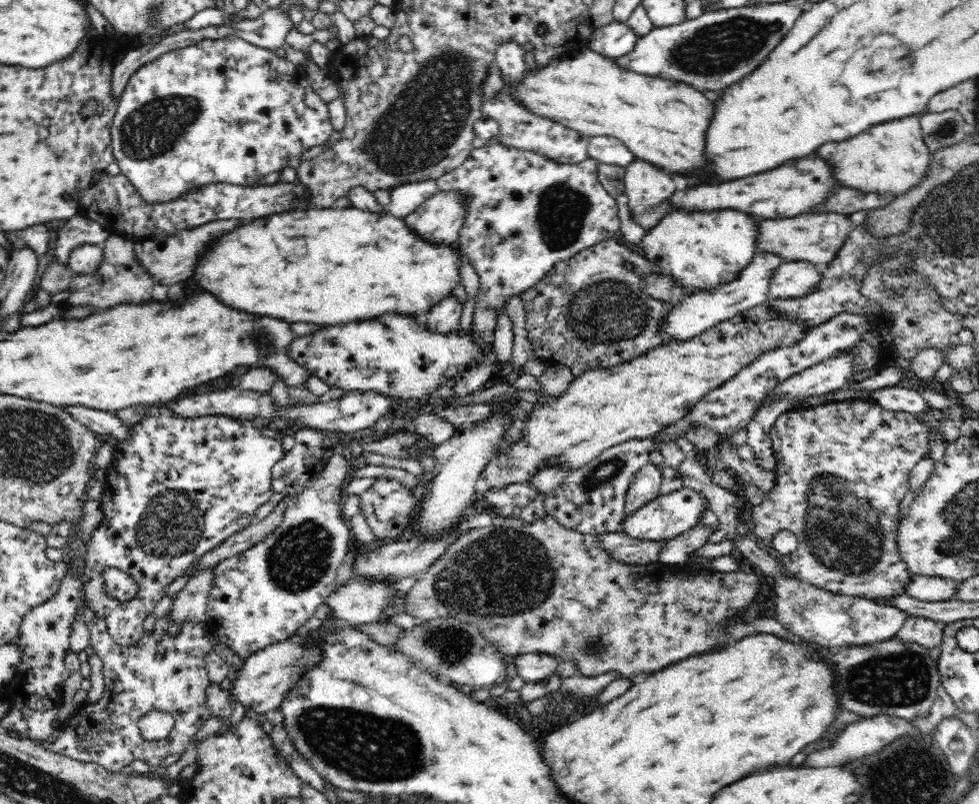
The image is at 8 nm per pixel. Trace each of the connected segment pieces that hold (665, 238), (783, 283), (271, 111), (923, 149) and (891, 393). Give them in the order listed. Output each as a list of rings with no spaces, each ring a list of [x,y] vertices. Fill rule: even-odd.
[[[712,210],[712,212],[669,212],[650,229],[640,242],[640,246],[650,262],[662,273],[670,275],[673,284],[681,289],[685,298],[698,291],[711,291],[724,283],[738,278],[739,272],[750,264],[757,253],[756,241],[759,223],[738,210]]]
[[[796,260],[781,264],[770,279],[770,300],[798,299],[810,296],[819,289],[821,273],[814,263]]]
[[[236,35],[216,39],[204,38],[190,46],[160,54],[158,58],[144,63],[133,72],[119,98],[118,108],[111,124],[113,155],[119,164],[121,173],[128,177],[128,180],[138,189],[140,196],[146,202],[176,200],[178,196],[186,194],[192,188],[200,188],[212,183],[251,186],[270,172],[282,171],[287,166],[286,162],[289,158],[296,158],[314,146],[324,145],[333,132],[327,103],[316,94],[307,82],[306,75],[297,73],[295,64],[286,58],[278,57],[273,50],[250,44],[247,40]]]
[[[917,115],[878,124],[850,140],[830,142],[816,154],[834,166],[836,180],[841,186],[891,196],[906,192],[924,179],[930,162],[930,151],[922,139]]]
[[[898,385],[875,390],[871,392],[870,399],[878,403],[884,411],[902,411],[917,415],[933,409],[928,406],[920,392]]]

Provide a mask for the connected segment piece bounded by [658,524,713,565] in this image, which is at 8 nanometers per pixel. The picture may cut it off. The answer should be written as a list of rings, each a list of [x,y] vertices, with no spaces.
[[[698,524],[689,531],[664,541],[664,546],[658,552],[658,561],[666,565],[687,564],[689,555],[708,543],[711,532],[713,530],[710,527]]]

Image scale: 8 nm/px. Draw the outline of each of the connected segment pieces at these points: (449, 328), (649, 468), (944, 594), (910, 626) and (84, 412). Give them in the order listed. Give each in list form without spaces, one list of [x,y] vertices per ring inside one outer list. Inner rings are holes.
[[[452,296],[436,304],[426,316],[422,318],[429,332],[436,332],[441,336],[448,336],[459,328],[463,306]]]
[[[651,463],[643,466],[632,476],[626,494],[624,494],[624,514],[622,514],[622,522],[634,511],[642,508],[647,502],[654,500],[660,495],[660,469]]]
[[[913,575],[907,584],[906,592],[922,602],[942,602],[955,600],[958,582],[942,577]]]
[[[908,617],[897,632],[902,642],[915,642],[924,648],[932,649],[941,644],[946,622],[922,617]]]
[[[60,404],[56,407],[62,408],[62,411],[66,411],[70,417],[87,426],[101,439],[114,437],[120,442],[130,437],[131,426],[122,423],[122,419],[111,411],[96,410],[83,406],[68,406],[67,404]]]

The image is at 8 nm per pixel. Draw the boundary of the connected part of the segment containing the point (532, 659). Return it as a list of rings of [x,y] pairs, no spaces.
[[[530,652],[517,655],[515,668],[517,675],[524,678],[525,682],[538,682],[538,680],[544,680],[544,678],[554,673],[559,661],[559,656],[553,654]]]

